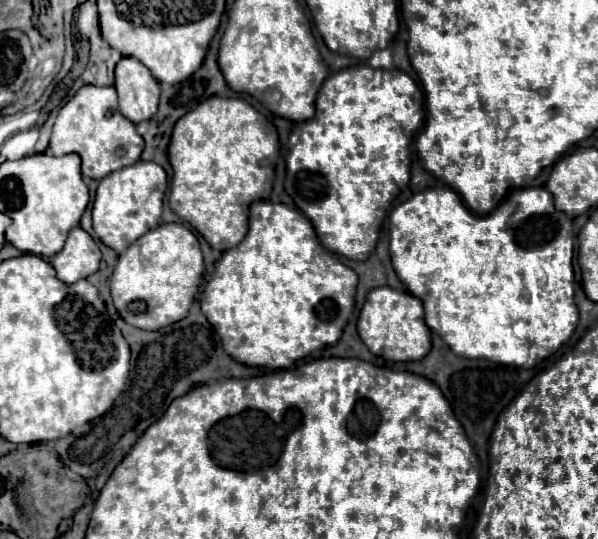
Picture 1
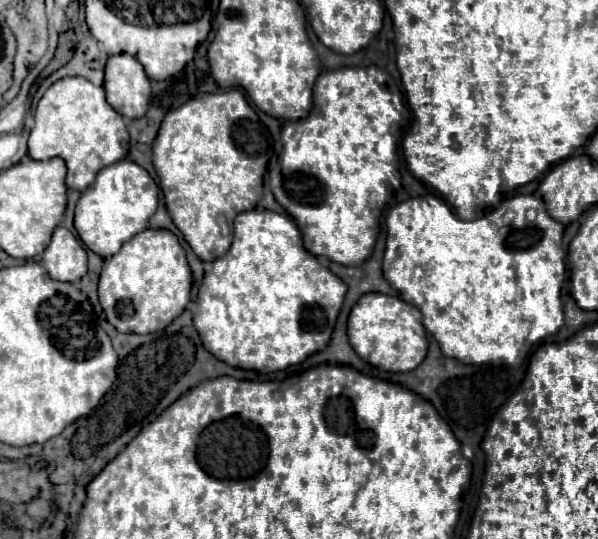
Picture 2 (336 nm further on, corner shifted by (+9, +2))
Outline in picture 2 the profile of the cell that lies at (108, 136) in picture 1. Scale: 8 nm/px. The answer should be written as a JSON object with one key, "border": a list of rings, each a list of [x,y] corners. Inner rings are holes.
{"border":[[[63,77],[41,97],[29,135],[29,157],[61,157],[67,163],[67,187],[85,191],[97,173],[127,157],[129,133],[123,117],[105,101],[105,89],[83,77]]]}

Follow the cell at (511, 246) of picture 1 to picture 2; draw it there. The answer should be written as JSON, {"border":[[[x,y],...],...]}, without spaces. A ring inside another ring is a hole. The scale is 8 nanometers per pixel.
{"border":[[[423,195],[415,199],[407,199],[399,205],[395,205],[387,213],[387,245],[383,255],[383,275],[385,279],[399,291],[403,301],[409,301],[409,305],[417,305],[417,309],[423,313],[423,325],[425,329],[437,339],[443,355],[465,361],[469,365],[481,365],[481,363],[493,363],[493,365],[521,365],[523,359],[529,353],[529,347],[541,341],[547,335],[553,335],[563,325],[563,305],[561,305],[561,283],[565,279],[565,253],[561,249],[563,241],[563,225],[555,219],[551,219],[545,211],[545,203],[541,197],[535,195],[515,195],[505,199],[485,217],[475,221],[463,221],[459,219],[443,197],[437,195]]]}

